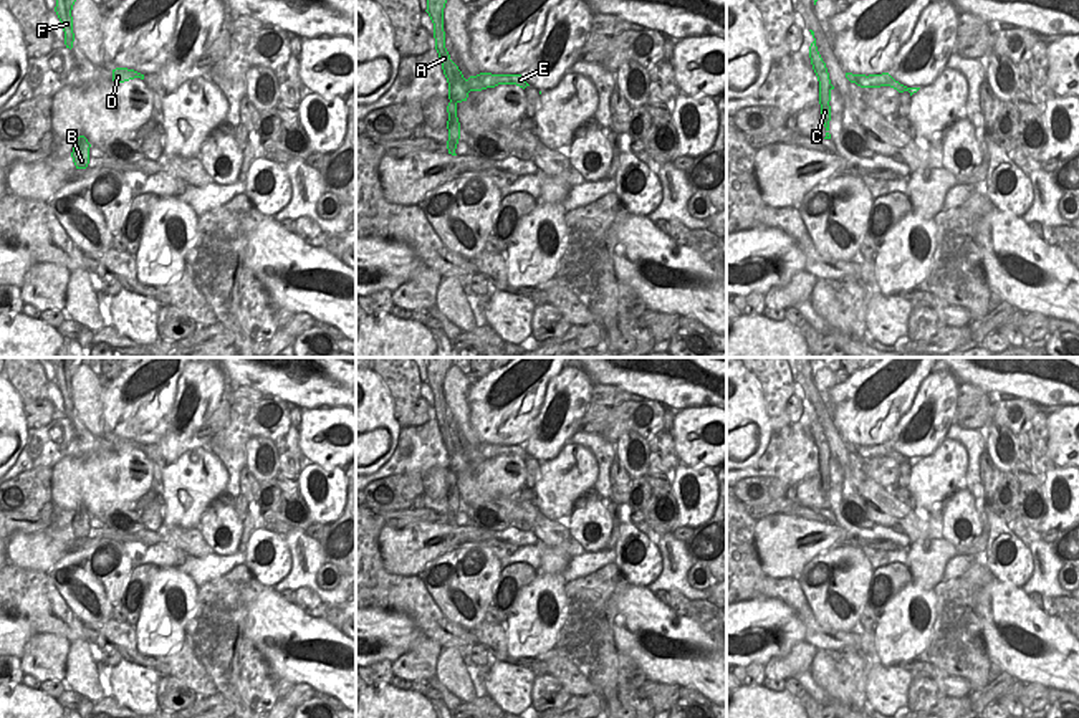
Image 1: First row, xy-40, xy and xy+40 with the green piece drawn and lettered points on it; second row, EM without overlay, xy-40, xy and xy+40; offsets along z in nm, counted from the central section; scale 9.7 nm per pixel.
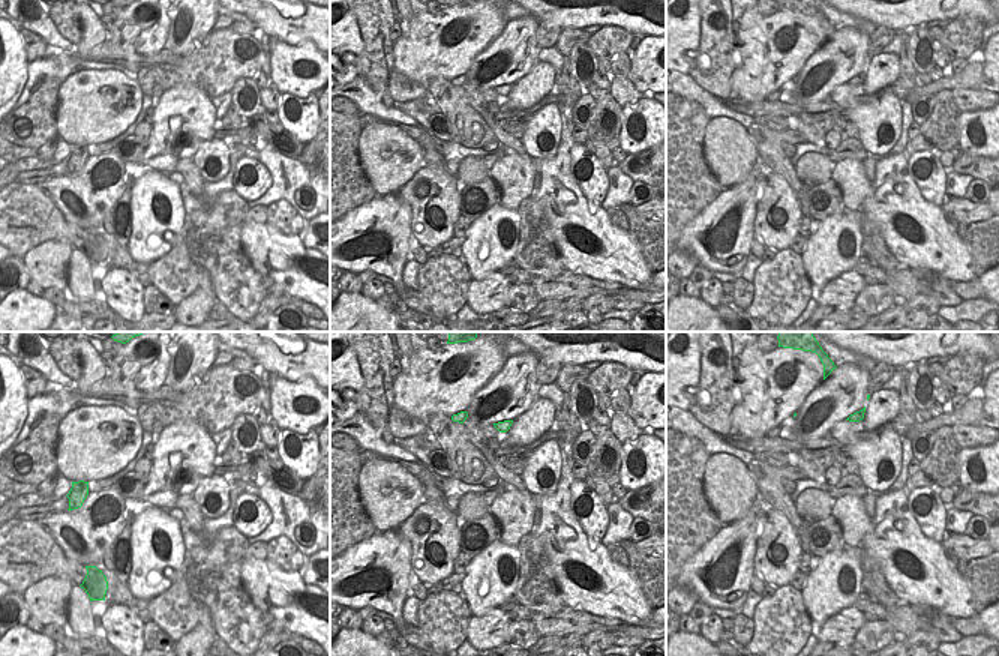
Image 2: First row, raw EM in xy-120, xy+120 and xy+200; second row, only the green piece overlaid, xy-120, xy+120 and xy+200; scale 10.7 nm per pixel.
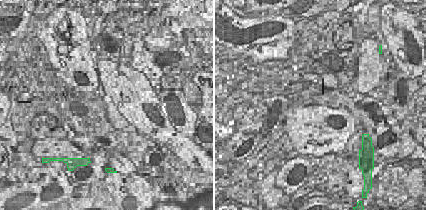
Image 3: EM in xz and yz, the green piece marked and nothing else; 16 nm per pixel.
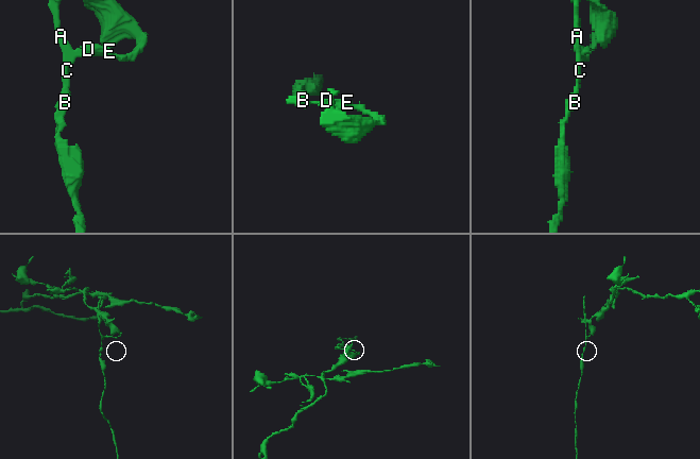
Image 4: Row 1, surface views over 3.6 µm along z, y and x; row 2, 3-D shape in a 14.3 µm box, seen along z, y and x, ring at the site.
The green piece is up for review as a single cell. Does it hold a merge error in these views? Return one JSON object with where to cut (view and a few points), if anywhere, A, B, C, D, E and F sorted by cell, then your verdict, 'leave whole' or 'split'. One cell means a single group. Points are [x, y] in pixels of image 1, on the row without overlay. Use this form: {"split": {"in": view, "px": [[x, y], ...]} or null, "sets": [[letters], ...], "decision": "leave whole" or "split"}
{"split": {"in": "xy", "px": [[467, 450], [472, 460]]}, "sets": [["A", "B", "C", "F"], ["D", "E"]], "decision": "split"}

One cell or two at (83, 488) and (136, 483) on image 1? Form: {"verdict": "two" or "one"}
{"verdict": "one"}

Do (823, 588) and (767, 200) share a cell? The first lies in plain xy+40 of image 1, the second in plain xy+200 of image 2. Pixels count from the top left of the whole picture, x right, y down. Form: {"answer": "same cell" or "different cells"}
{"answer": "same cell"}

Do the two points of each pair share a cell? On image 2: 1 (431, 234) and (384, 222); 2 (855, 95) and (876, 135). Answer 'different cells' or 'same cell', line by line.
1: different cells
2: same cell

